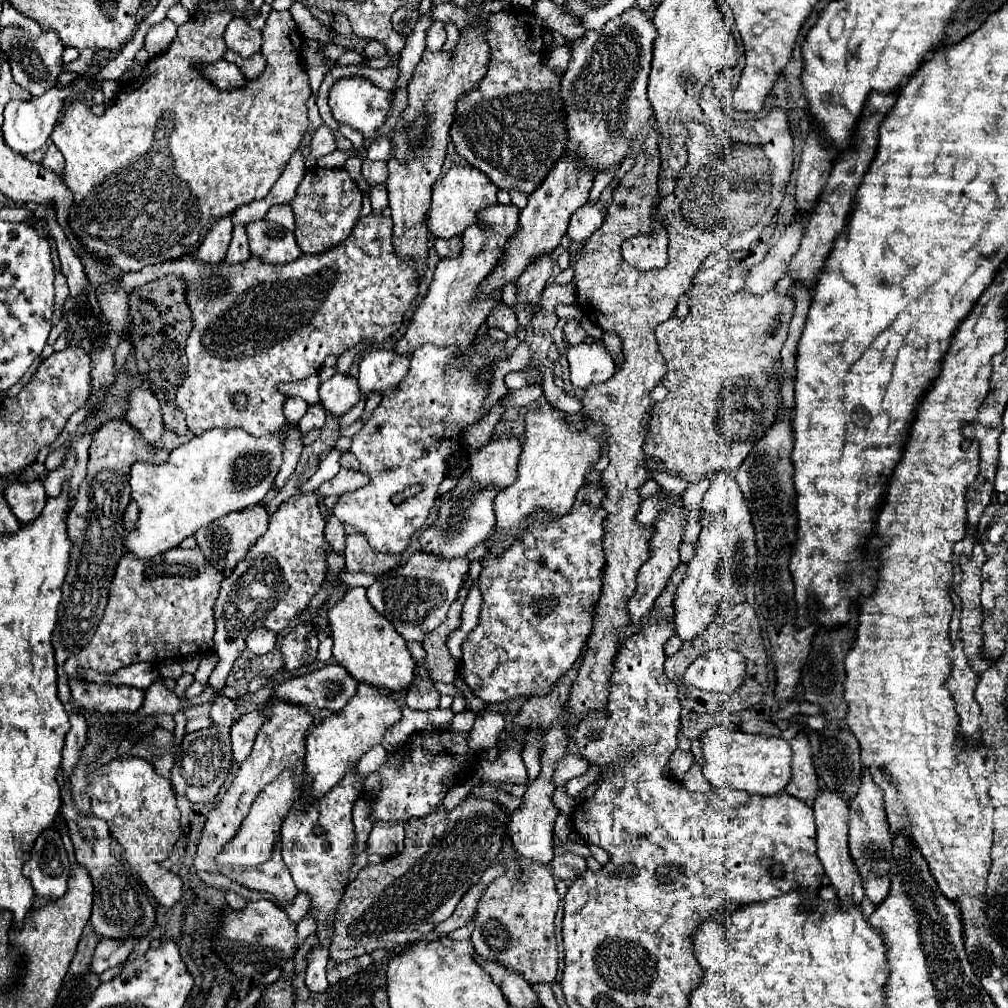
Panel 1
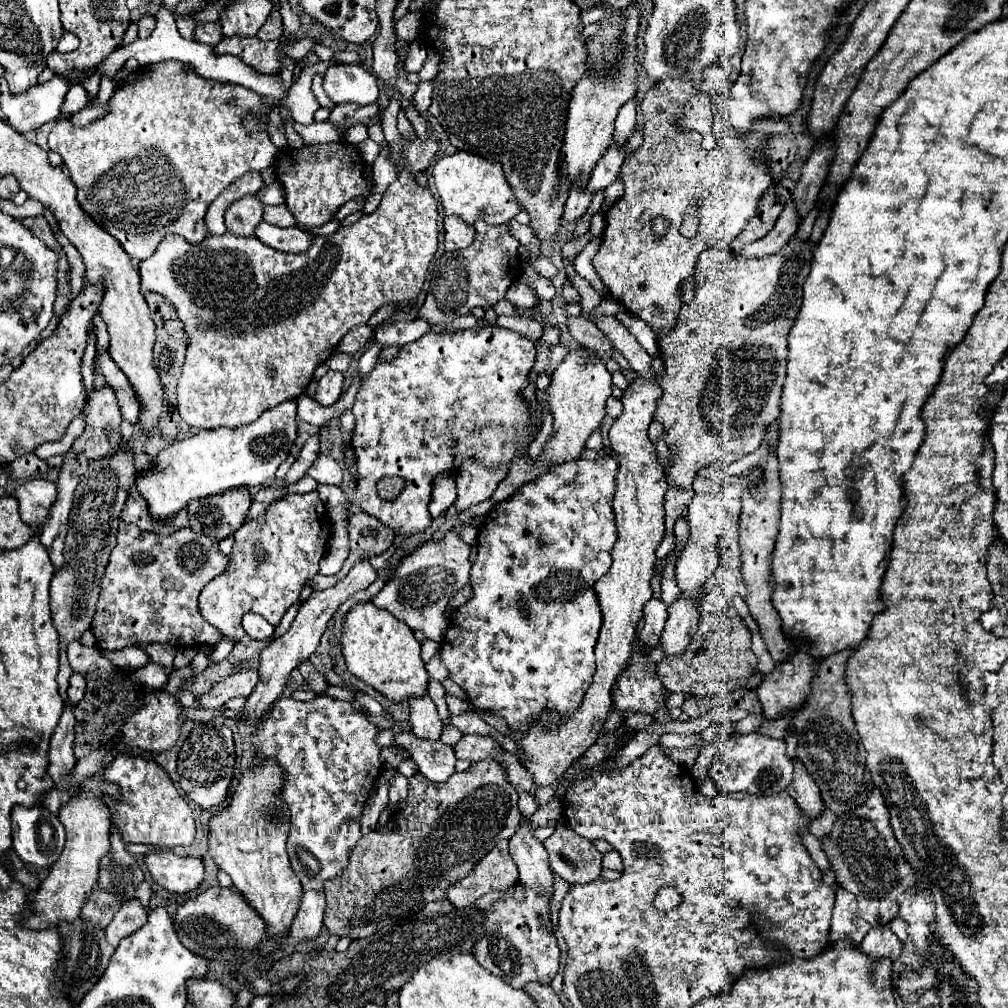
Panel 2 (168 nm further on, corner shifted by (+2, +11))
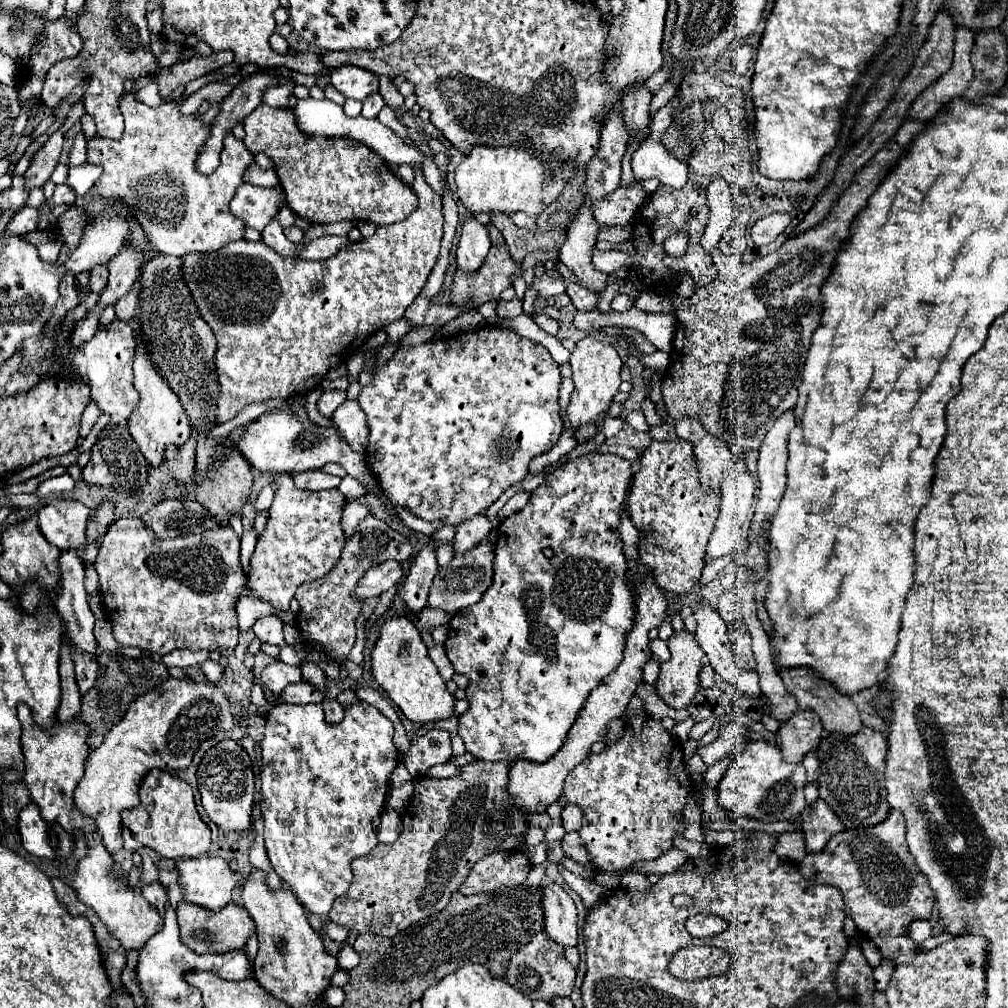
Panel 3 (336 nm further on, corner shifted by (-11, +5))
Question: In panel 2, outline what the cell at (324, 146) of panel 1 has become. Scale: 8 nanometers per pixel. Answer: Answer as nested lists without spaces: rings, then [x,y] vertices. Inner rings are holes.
[[[338,104],[328,122],[334,124],[340,132],[342,132],[342,142],[344,142],[344,136],[346,136],[346,130],[354,124],[366,124],[368,128],[368,134],[374,142],[378,144],[386,144],[384,142],[384,136],[382,136],[382,128],[380,128],[380,110],[378,110],[378,104],[370,104],[370,106],[358,106],[358,104]]]

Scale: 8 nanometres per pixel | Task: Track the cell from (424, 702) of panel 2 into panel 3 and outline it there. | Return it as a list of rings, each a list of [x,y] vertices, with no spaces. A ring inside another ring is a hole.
[[[431,728],[423,736],[411,742],[411,748],[405,752],[402,761],[413,778],[426,775],[435,764],[449,762],[451,758],[451,740],[449,732]]]

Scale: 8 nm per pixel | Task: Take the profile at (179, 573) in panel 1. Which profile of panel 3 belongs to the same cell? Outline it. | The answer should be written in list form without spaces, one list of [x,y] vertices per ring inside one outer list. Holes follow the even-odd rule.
[[[137,516],[113,522],[101,540],[95,570],[99,574],[103,610],[113,622],[115,640],[121,646],[137,646],[161,656],[181,648],[191,652],[235,648],[239,638],[235,604],[245,588],[245,576],[239,564],[239,542],[241,540],[231,526],[221,526],[195,536],[163,540]]]

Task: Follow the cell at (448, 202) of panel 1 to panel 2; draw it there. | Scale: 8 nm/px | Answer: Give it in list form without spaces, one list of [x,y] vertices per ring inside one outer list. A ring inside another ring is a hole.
[[[456,152],[438,160],[432,172],[446,216],[458,216],[466,224],[474,224],[476,220],[486,220],[486,224],[508,224],[520,212],[520,204],[504,180],[504,172],[498,162],[490,162],[468,152]]]

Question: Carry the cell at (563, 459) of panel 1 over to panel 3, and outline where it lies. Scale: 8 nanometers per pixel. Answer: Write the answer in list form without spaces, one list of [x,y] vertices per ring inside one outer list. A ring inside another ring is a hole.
[[[587,336],[575,344],[569,364],[573,370],[573,382],[575,382],[575,388],[573,388],[573,394],[569,400],[569,408],[567,408],[569,420],[573,422],[573,426],[581,426],[583,422],[595,424],[595,420],[603,412],[609,410],[609,406],[613,402],[613,394],[619,390],[619,384],[621,384],[619,372],[623,368],[623,360],[619,358],[613,344],[599,340],[595,336]]]

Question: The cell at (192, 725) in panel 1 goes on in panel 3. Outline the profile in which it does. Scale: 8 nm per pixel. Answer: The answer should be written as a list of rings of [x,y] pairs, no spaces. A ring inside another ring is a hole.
[[[281,660],[265,666],[261,672],[261,684],[271,692],[281,692],[287,684],[297,680],[301,680],[299,666],[289,666],[289,664],[283,664]]]

